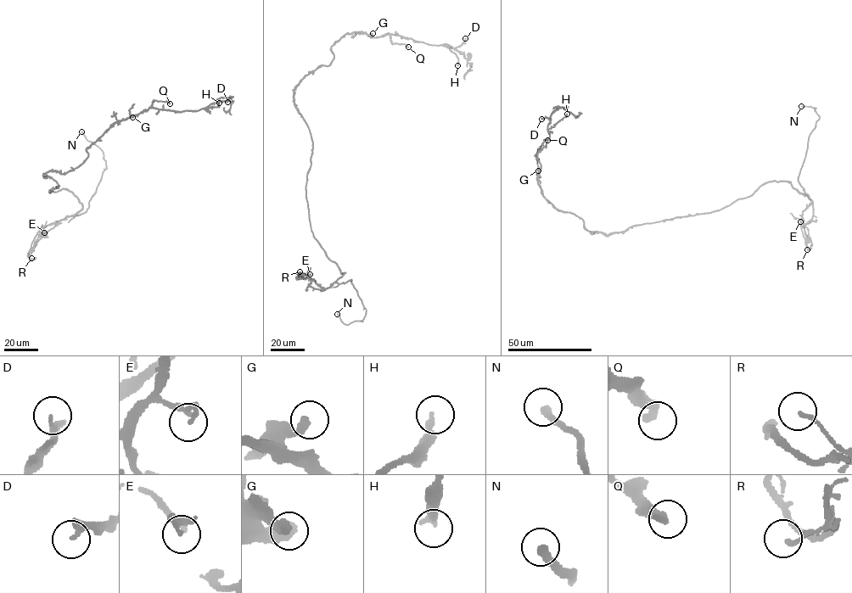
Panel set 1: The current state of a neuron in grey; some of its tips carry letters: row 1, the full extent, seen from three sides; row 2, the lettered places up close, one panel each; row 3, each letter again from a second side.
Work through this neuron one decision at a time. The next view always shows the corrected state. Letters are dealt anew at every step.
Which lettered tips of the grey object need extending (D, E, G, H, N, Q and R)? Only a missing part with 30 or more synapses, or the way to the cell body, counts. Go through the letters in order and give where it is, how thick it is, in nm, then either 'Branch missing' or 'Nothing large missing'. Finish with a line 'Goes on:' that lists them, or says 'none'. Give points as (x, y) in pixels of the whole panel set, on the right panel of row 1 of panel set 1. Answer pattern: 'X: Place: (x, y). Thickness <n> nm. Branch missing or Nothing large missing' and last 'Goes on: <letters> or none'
D: Place: (541, 119). Thickness 280 nm. Branch missing
E: Place: (800, 221). Thickness 160 nm. Nothing large missing
G: Place: (538, 170). Thickness 320 nm. Nothing large missing
H: Place: (567, 114). Thickness 220 nm. Branch missing
N: Place: (801, 106). Thickness 300 nm. Branch missing
Q: Place: (547, 140). Thickness 400 nm. Nothing large missing
R: Place: (807, 249). Thickness 140 nm. Nothing large missing
Goes on: D, H, N

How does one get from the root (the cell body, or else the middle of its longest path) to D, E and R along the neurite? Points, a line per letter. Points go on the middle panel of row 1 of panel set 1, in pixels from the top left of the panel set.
D: (309, 127), (294, 104), (295, 86), (330, 64), (331, 47), (346, 34), (398, 35), (454, 47), (465, 38)
E: (309, 127), (311, 231), (344, 273), (322, 290), (310, 287), (310, 274)
R: (309, 127), (311, 231), (344, 273), (325, 289), (299, 276), (299, 271)

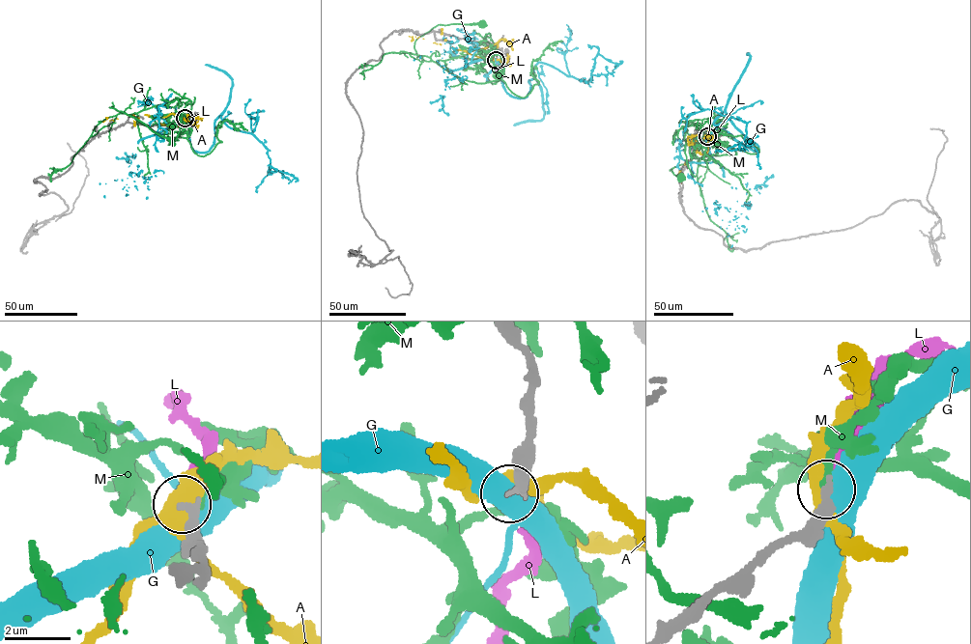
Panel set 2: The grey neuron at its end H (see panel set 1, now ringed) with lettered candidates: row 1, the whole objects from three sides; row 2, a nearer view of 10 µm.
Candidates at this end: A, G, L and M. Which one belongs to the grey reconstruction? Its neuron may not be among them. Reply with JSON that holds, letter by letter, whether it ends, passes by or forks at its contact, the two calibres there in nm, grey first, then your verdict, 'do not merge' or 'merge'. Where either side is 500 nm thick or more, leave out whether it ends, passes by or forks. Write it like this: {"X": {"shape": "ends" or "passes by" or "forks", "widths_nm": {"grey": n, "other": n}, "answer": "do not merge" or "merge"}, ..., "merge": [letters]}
{"A": {"shape": "forks", "widths_nm": {"grey": 480, "other": 380}, "answer": "do not merge"}, "G": {"shape": "forks", "widths_nm": {"grey": 400, "other": 440}, "answer": "do not merge"}, "L": {"shape": "ends", "widths_nm": {"grey": 320, "other": 440}, "answer": "merge"}, "M": {"shape": "ends", "widths_nm": {"grey": 360, "other": 360}, "answer": "do not merge"}, "merge": ["L"]}

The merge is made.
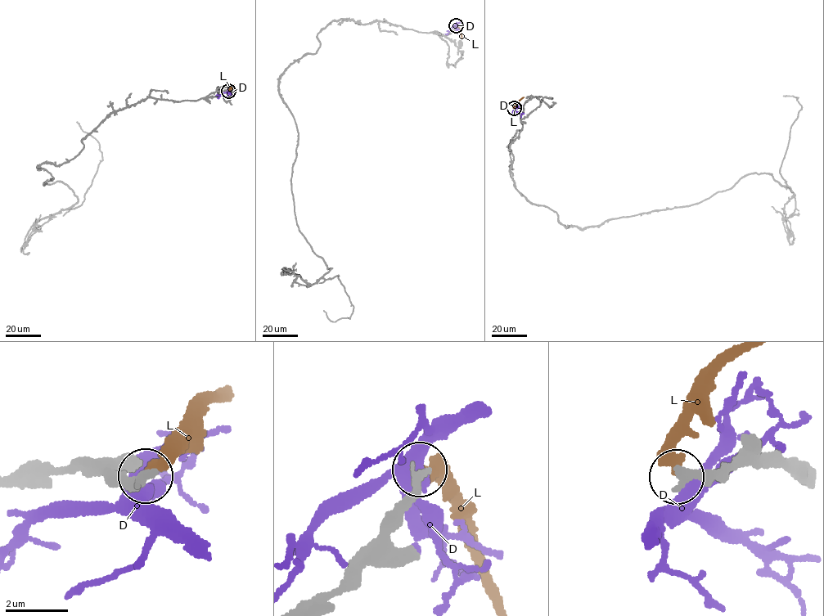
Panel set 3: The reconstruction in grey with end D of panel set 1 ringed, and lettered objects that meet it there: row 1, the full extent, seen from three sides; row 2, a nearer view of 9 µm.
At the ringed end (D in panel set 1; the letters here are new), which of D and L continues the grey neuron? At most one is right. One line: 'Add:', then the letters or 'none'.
Add: none

